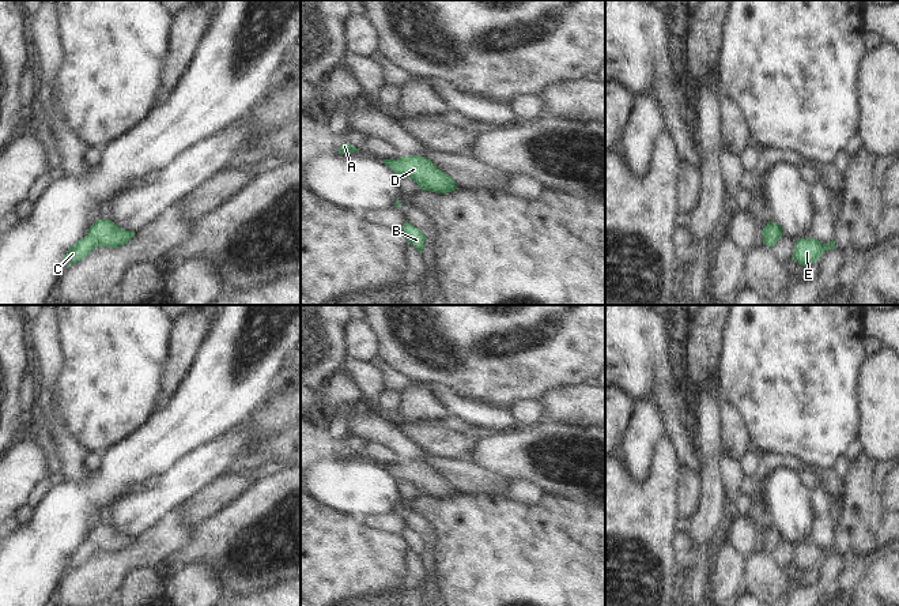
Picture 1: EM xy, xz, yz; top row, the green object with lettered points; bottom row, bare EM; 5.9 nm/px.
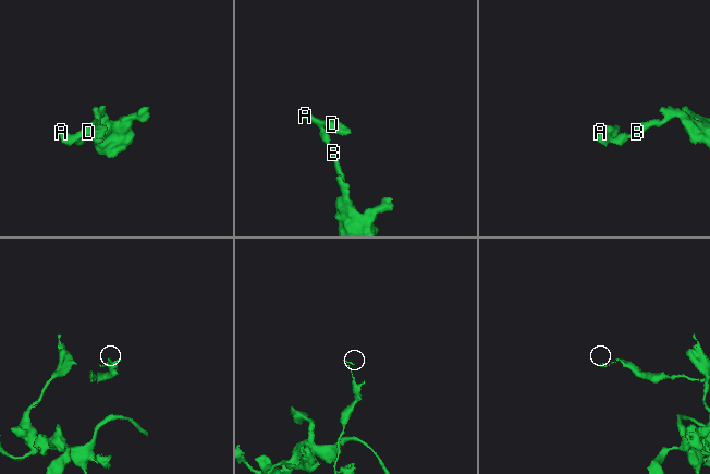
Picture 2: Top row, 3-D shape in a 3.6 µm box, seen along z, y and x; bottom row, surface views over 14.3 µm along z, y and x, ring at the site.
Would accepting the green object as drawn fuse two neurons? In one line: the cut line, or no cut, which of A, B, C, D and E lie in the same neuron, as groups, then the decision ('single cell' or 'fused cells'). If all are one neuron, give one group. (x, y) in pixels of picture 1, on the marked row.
no cut; A B C D E; single cell

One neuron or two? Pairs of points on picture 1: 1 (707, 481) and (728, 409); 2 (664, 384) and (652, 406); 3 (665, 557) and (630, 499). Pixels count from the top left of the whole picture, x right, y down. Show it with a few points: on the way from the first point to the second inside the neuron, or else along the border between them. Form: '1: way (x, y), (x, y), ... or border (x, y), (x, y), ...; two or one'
1: border (721, 402), (721, 445), (724, 452); two
2: border (634, 401), (654, 392), (661, 405), (665, 426); two
3: way (650, 542), (630, 522), (630, 514); one

